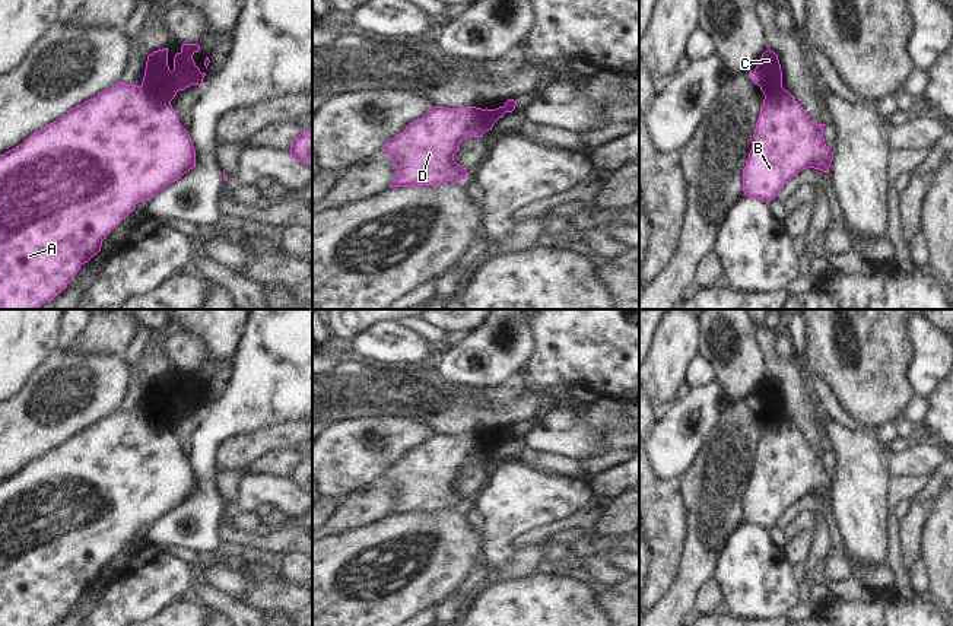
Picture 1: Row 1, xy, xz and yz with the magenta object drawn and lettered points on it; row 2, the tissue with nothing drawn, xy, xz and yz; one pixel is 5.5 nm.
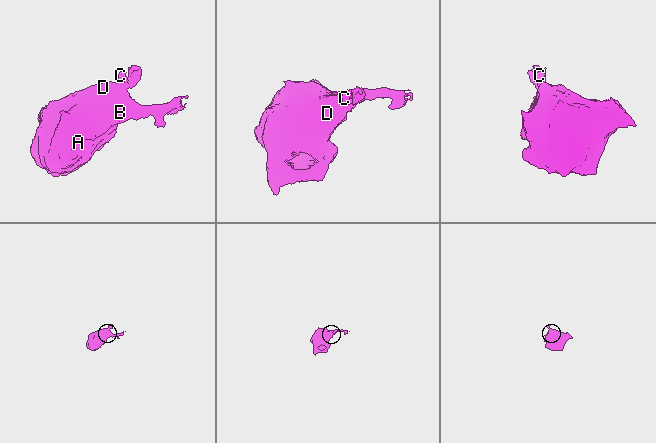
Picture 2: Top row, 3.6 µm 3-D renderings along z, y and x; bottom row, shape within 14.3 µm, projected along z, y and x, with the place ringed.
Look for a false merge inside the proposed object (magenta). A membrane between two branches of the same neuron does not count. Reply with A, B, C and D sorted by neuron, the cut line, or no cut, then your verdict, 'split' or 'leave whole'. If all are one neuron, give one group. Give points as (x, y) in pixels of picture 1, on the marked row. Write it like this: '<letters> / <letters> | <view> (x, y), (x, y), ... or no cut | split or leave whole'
A B D / C | xy (142, 83), (151, 94), (170, 102) | split

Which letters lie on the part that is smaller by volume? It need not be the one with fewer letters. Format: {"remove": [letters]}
{"remove": ["C"]}

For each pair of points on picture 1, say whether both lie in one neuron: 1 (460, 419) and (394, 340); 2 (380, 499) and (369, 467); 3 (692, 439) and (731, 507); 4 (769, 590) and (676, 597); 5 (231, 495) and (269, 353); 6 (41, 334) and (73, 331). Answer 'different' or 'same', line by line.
1: different
2: different
3: different
4: different
5: different
6: different

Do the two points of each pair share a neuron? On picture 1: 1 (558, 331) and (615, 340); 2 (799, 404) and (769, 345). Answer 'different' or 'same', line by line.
1: same
2: same

